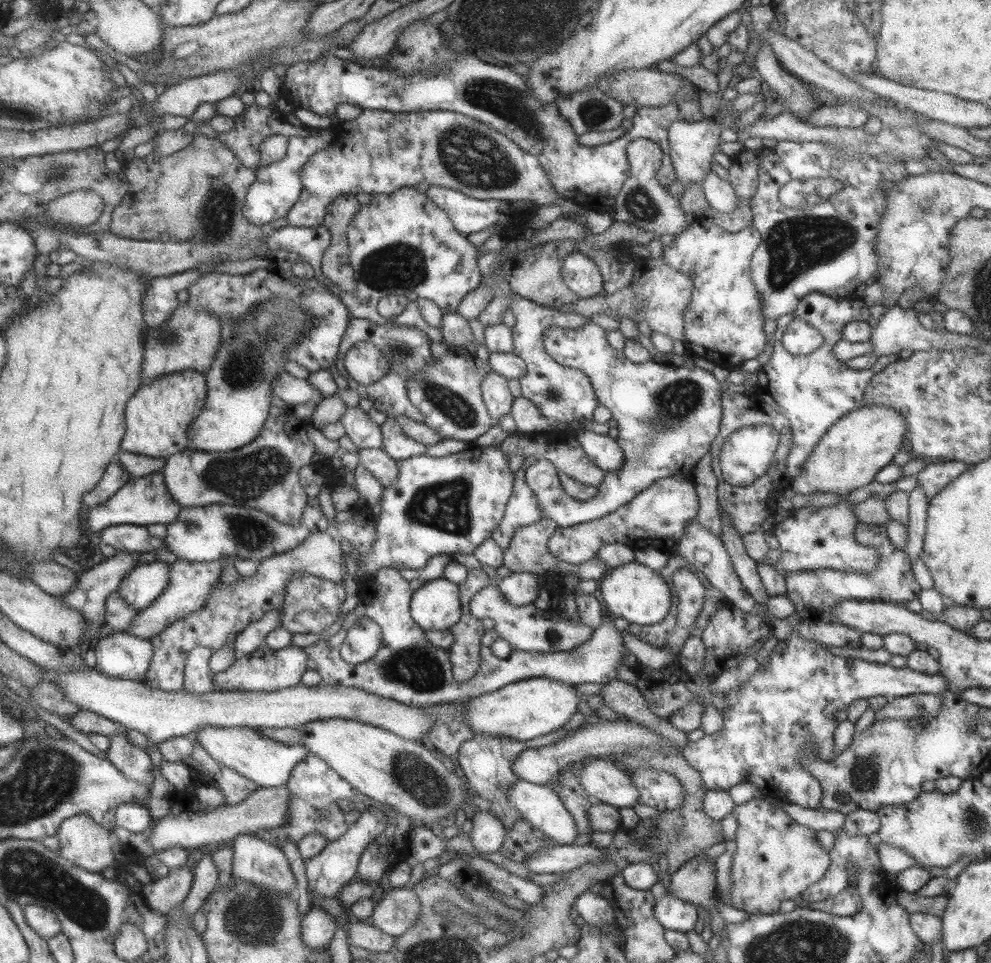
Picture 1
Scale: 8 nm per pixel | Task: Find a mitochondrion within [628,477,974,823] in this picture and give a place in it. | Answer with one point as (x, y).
(865, 774)

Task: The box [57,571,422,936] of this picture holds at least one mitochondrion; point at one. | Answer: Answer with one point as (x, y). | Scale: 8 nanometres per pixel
(318, 812)

